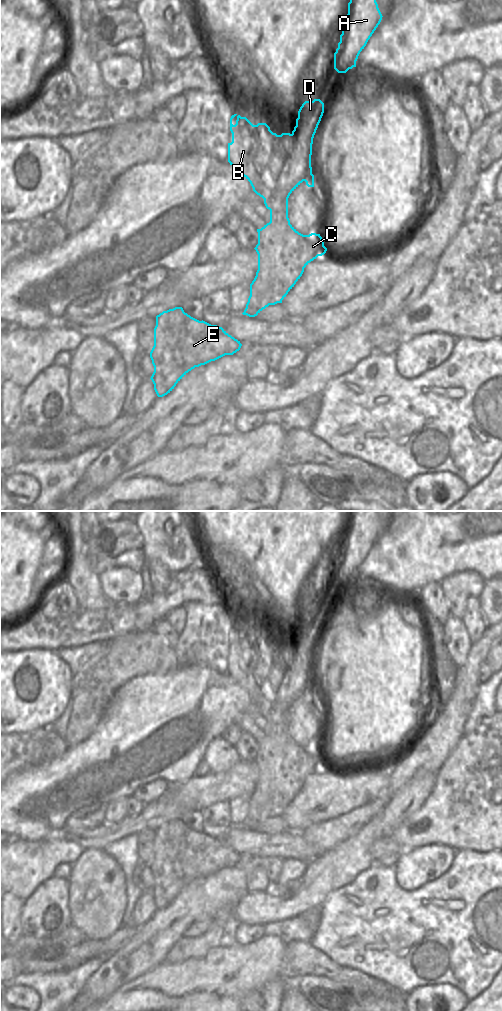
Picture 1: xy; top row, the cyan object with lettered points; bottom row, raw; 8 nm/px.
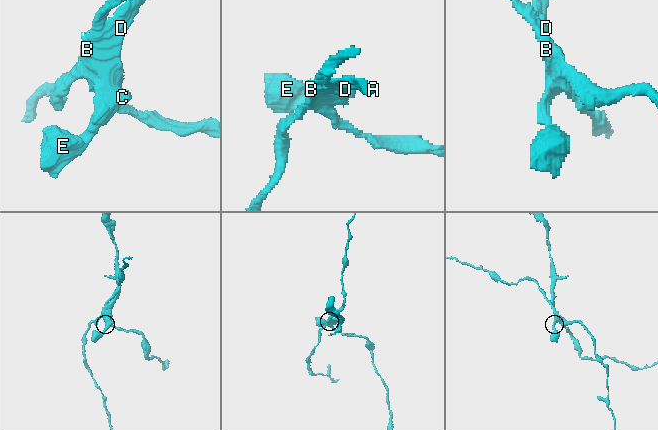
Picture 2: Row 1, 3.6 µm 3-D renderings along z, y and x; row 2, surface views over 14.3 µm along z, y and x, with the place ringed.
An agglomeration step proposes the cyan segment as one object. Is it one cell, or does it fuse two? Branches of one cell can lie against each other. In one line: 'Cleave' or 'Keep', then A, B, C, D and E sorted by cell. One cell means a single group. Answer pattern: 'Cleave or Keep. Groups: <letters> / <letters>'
Cleave. Groups: A C D E / B.

